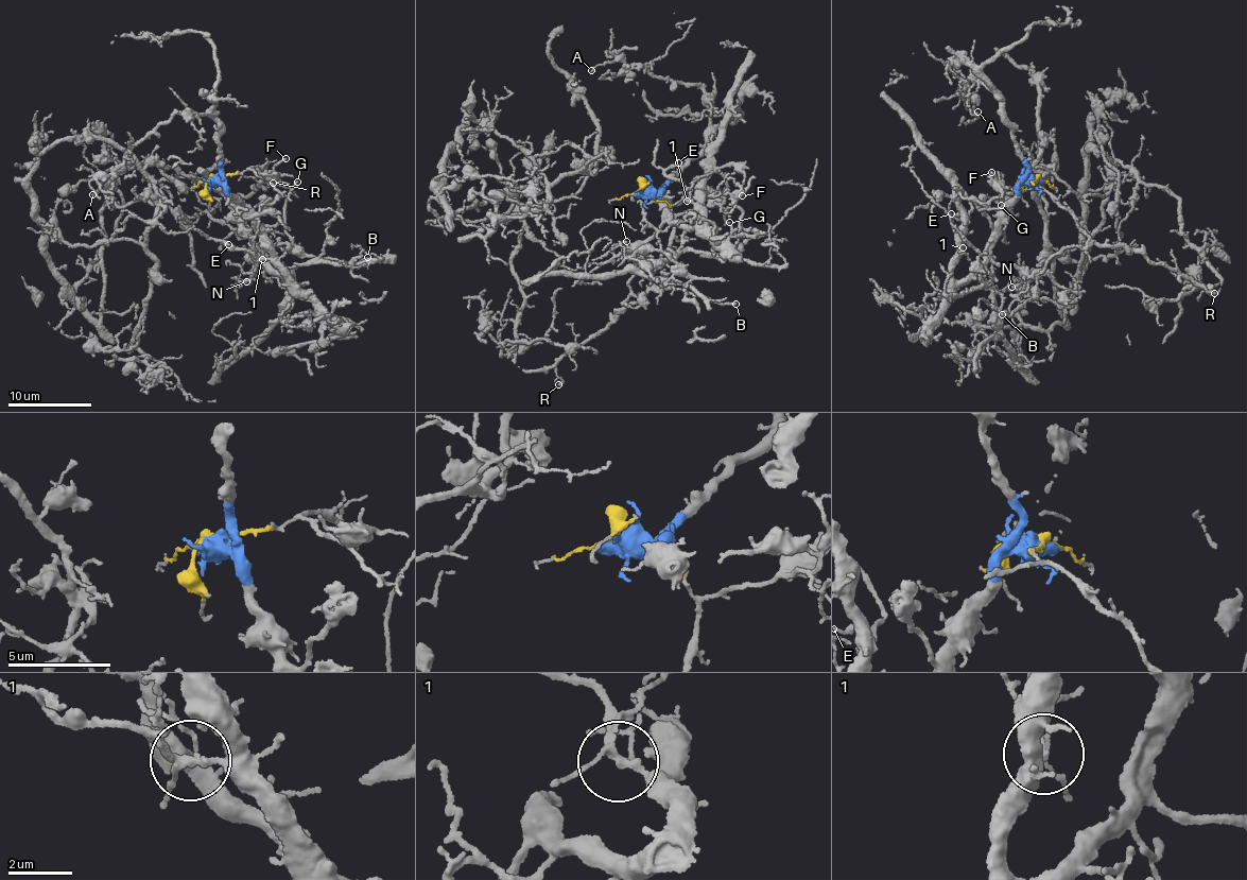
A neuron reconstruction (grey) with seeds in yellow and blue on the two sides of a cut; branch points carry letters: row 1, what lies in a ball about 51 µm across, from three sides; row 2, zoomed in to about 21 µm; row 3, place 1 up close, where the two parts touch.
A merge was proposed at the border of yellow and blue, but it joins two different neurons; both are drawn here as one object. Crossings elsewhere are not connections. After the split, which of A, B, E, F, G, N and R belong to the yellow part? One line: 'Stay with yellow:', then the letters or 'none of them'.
Stay with yellow: B, F, G, R

